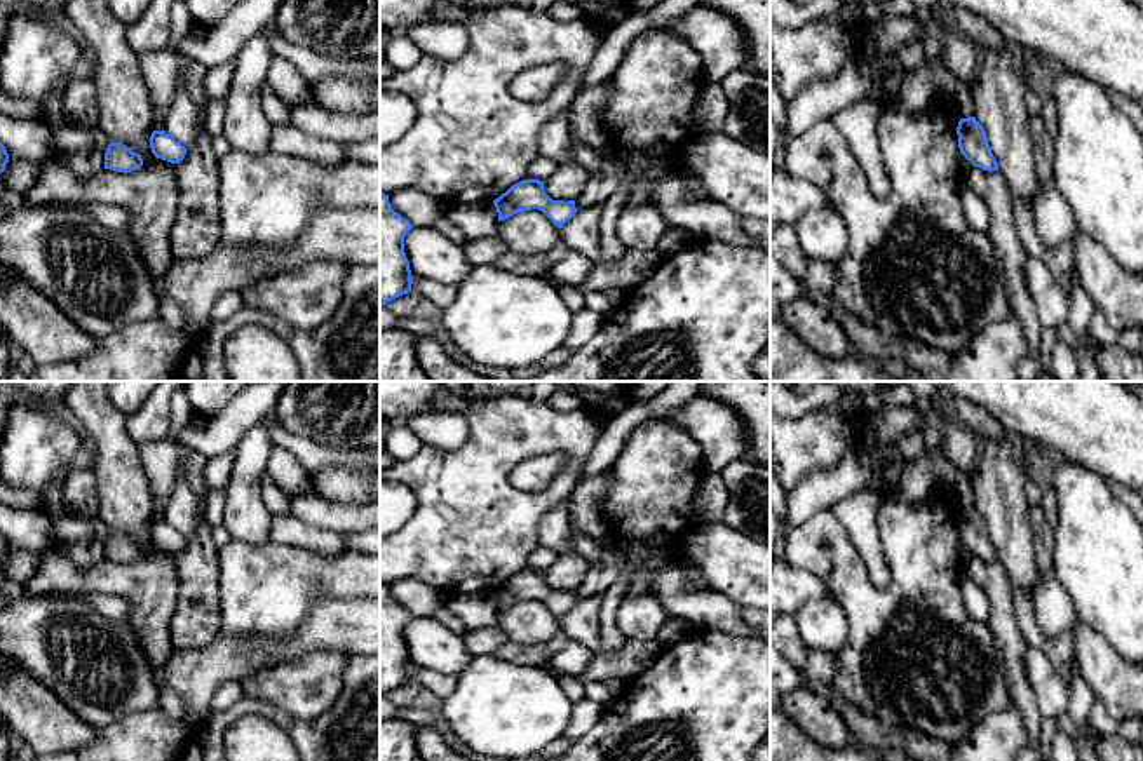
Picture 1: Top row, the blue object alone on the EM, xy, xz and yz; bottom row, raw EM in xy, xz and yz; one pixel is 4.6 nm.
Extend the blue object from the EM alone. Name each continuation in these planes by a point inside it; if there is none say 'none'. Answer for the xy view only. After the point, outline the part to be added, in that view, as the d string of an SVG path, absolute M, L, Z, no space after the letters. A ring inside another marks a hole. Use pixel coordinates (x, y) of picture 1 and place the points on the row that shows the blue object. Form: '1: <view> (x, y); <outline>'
none

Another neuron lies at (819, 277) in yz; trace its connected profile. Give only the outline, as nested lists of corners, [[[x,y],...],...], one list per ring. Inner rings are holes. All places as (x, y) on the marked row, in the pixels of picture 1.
[[[807,259],[807,272],[803,277],[803,287],[828,296],[833,293],[835,287],[835,273],[836,268],[831,263],[821,259]]]

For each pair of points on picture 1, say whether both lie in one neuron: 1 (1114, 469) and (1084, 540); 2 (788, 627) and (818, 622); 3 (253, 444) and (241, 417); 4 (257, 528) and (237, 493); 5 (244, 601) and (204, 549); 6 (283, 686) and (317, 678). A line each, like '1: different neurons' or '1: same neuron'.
1: different neurons
2: different neurons
3: different neurons
4: same neuron
5: different neurons
6: same neuron

